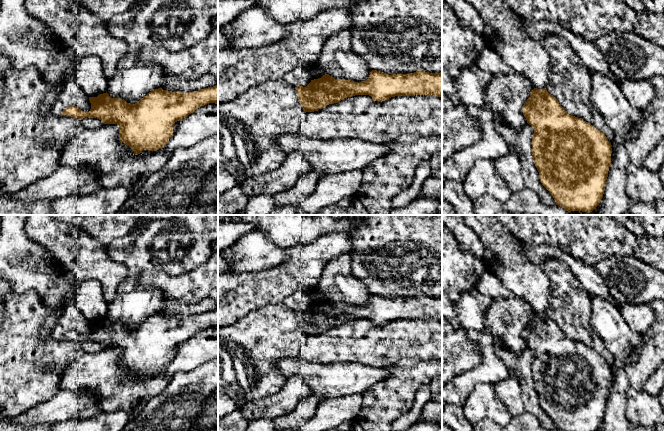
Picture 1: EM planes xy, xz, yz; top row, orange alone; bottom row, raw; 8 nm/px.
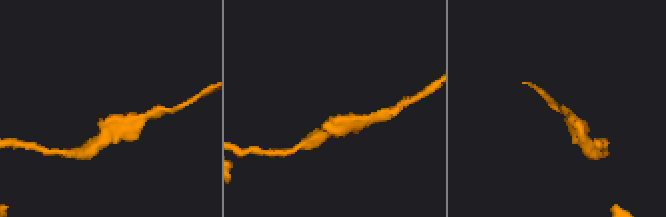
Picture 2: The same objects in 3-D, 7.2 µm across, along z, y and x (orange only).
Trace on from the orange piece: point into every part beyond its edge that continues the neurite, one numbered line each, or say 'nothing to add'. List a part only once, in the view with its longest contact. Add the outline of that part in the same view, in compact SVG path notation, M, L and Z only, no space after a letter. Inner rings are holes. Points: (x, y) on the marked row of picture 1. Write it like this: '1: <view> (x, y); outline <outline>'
nothing to add

